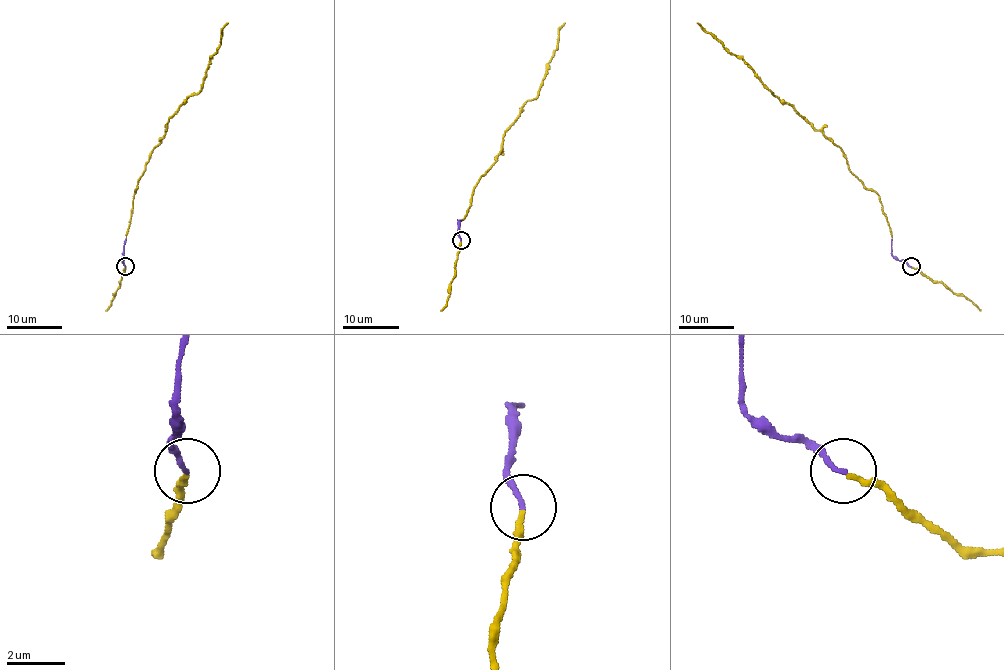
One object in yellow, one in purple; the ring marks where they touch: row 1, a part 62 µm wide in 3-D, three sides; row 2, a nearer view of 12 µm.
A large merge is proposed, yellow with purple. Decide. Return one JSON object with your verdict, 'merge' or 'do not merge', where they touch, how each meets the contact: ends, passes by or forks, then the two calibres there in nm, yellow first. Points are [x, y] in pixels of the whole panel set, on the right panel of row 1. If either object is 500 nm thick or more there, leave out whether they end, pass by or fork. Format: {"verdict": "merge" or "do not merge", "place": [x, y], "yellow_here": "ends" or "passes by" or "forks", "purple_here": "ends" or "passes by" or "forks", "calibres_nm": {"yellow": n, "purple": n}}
{"verdict": "merge", "place": [911, 266], "yellow_here": "ends", "purple_here": "ends", "calibres_nm": {"yellow": 190, "purple": 170}}

